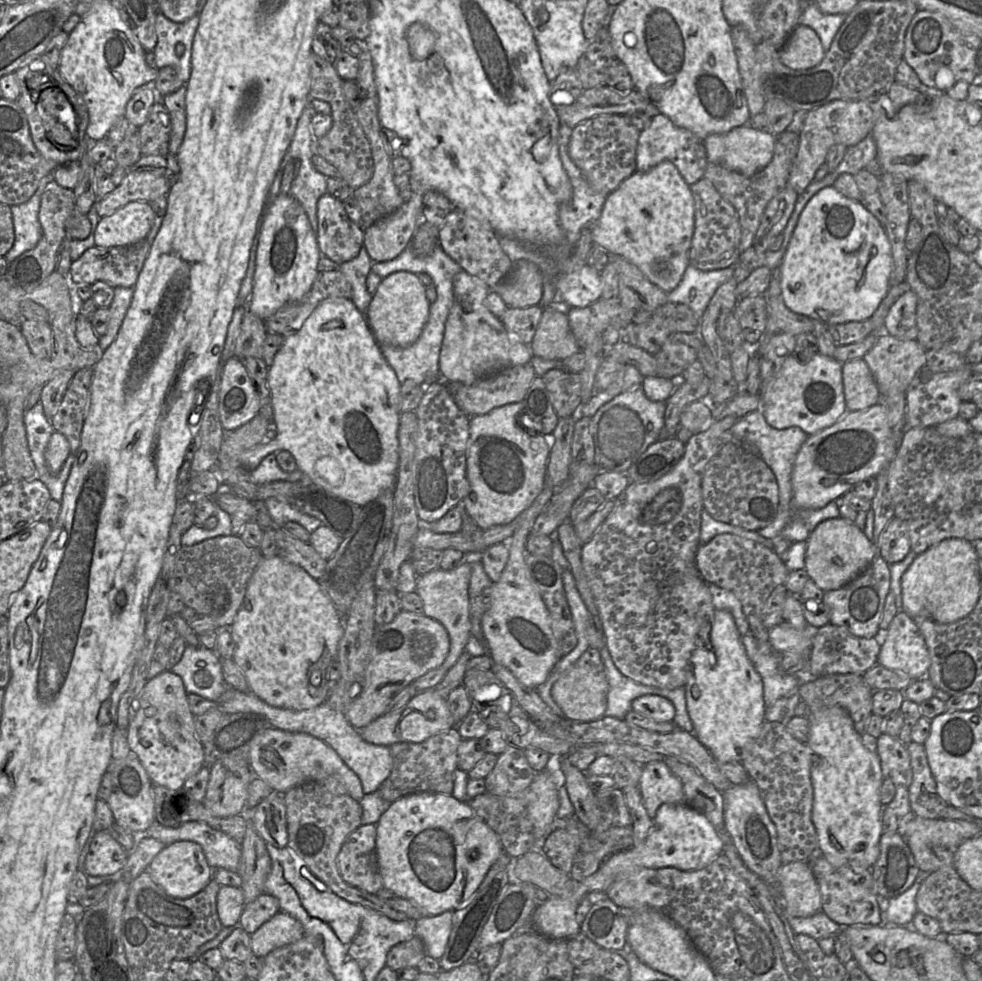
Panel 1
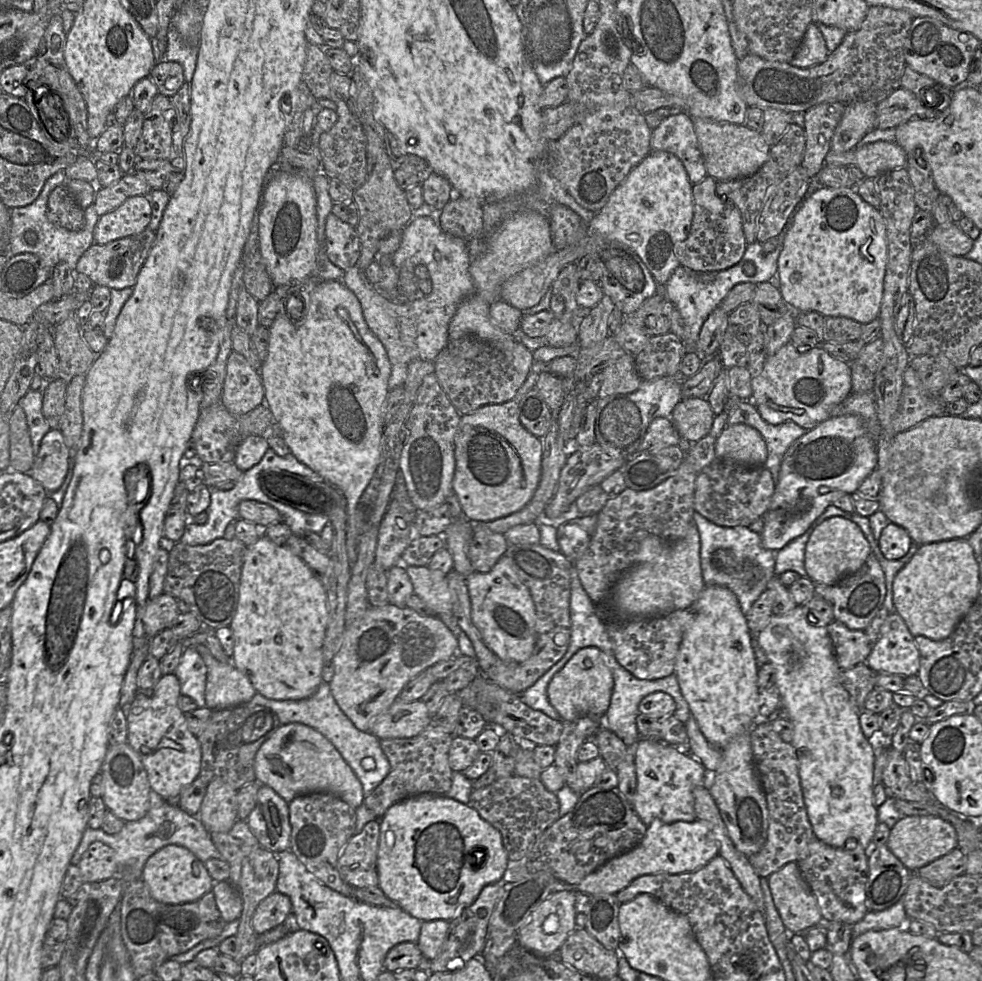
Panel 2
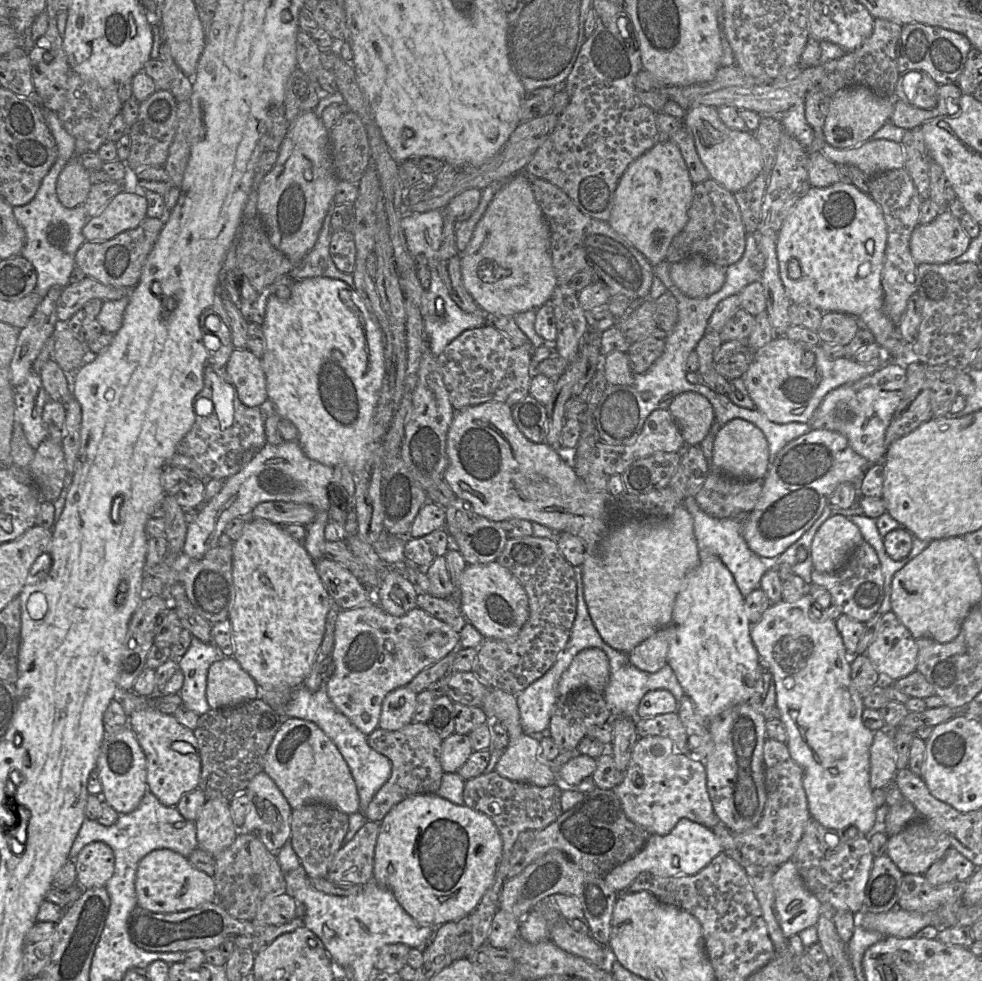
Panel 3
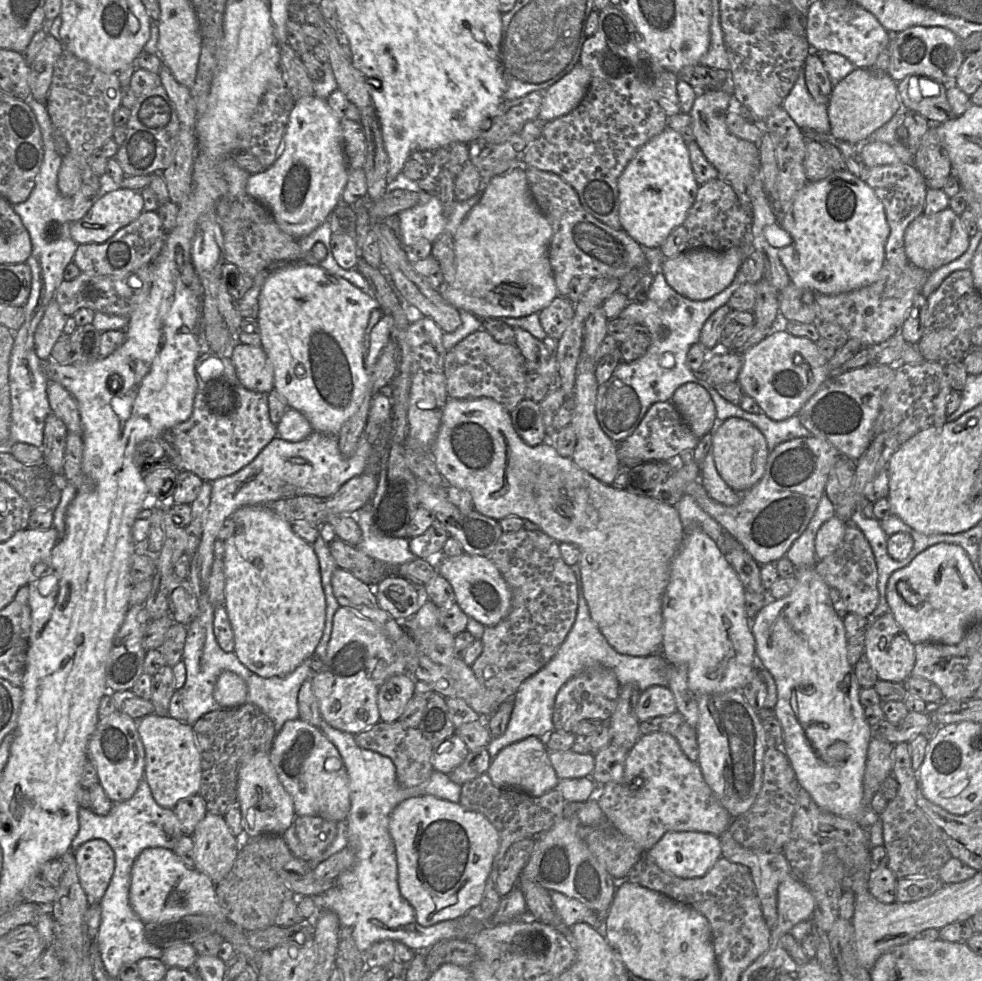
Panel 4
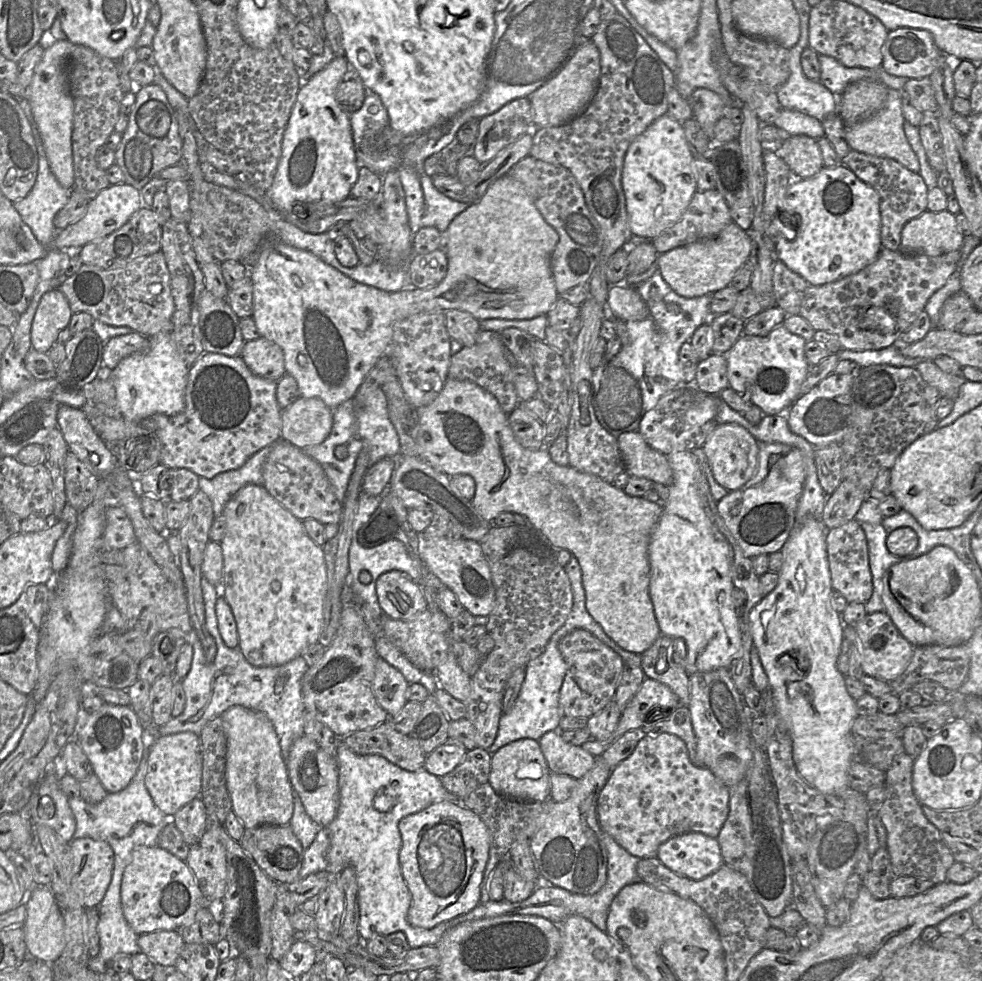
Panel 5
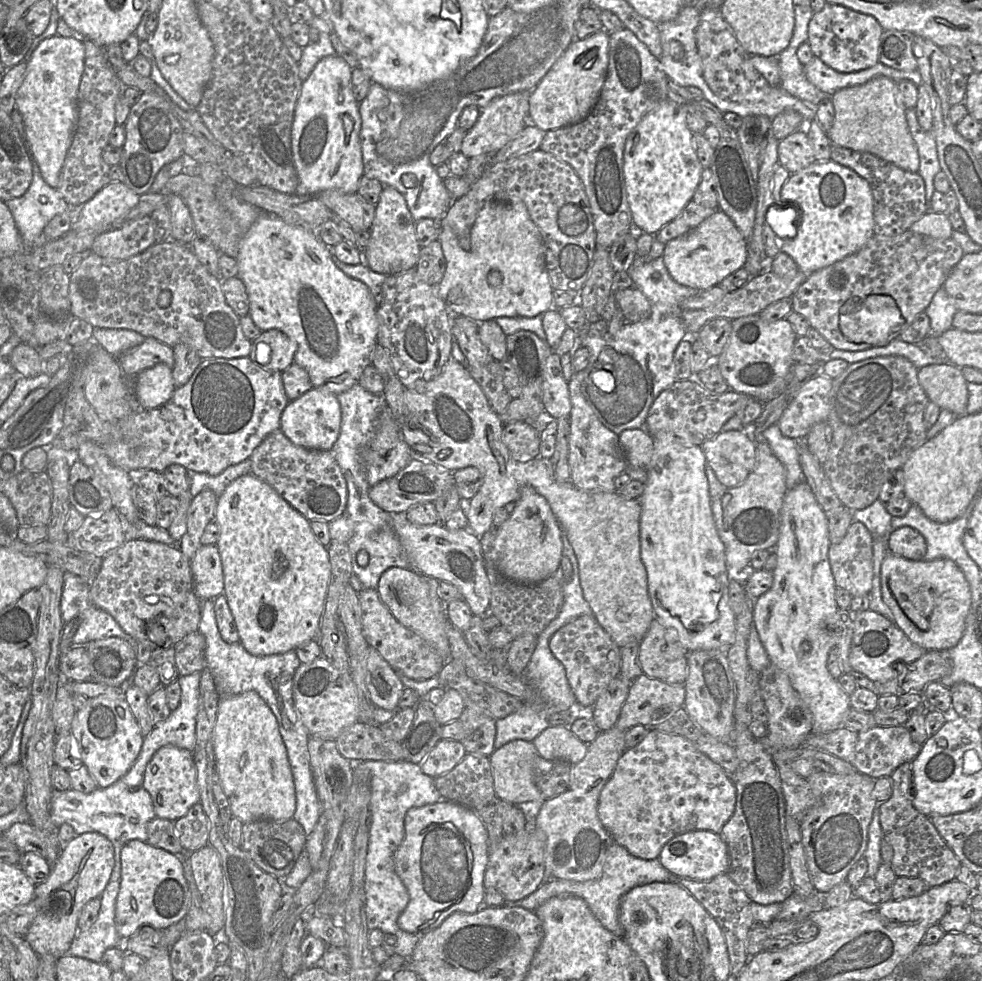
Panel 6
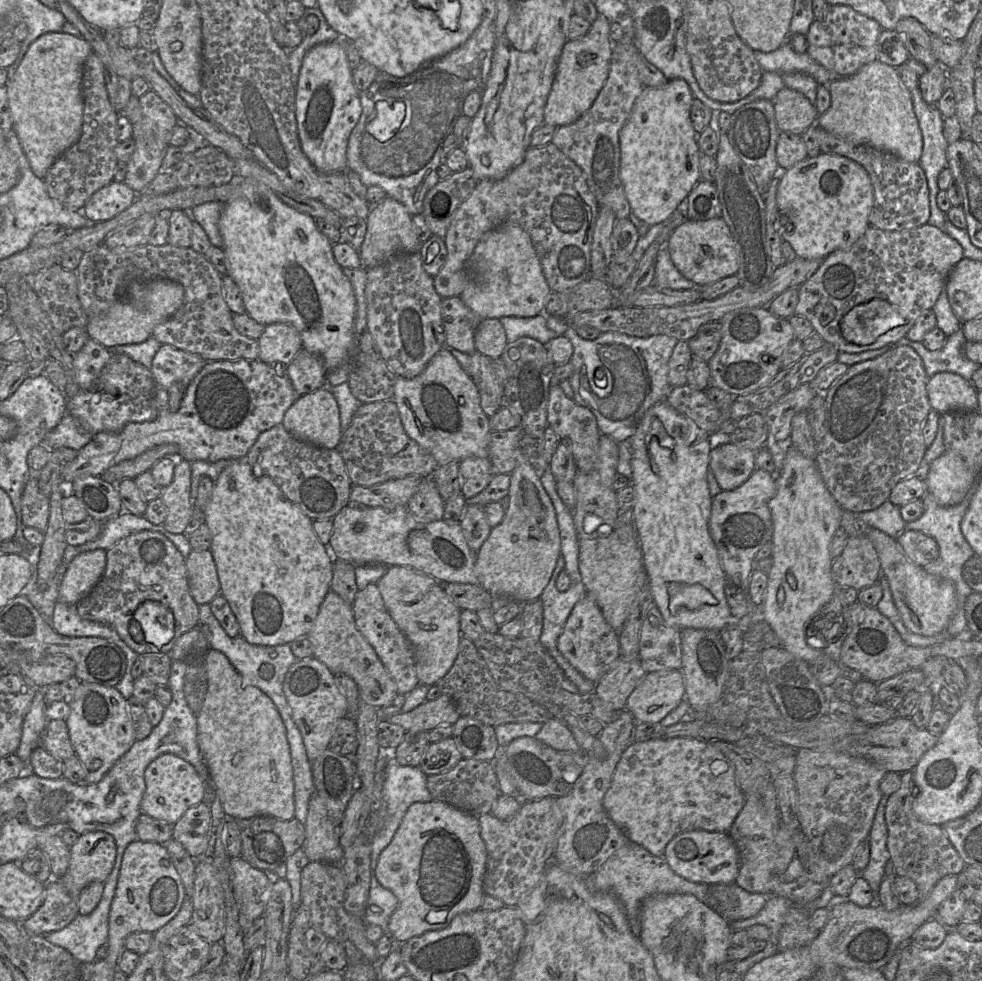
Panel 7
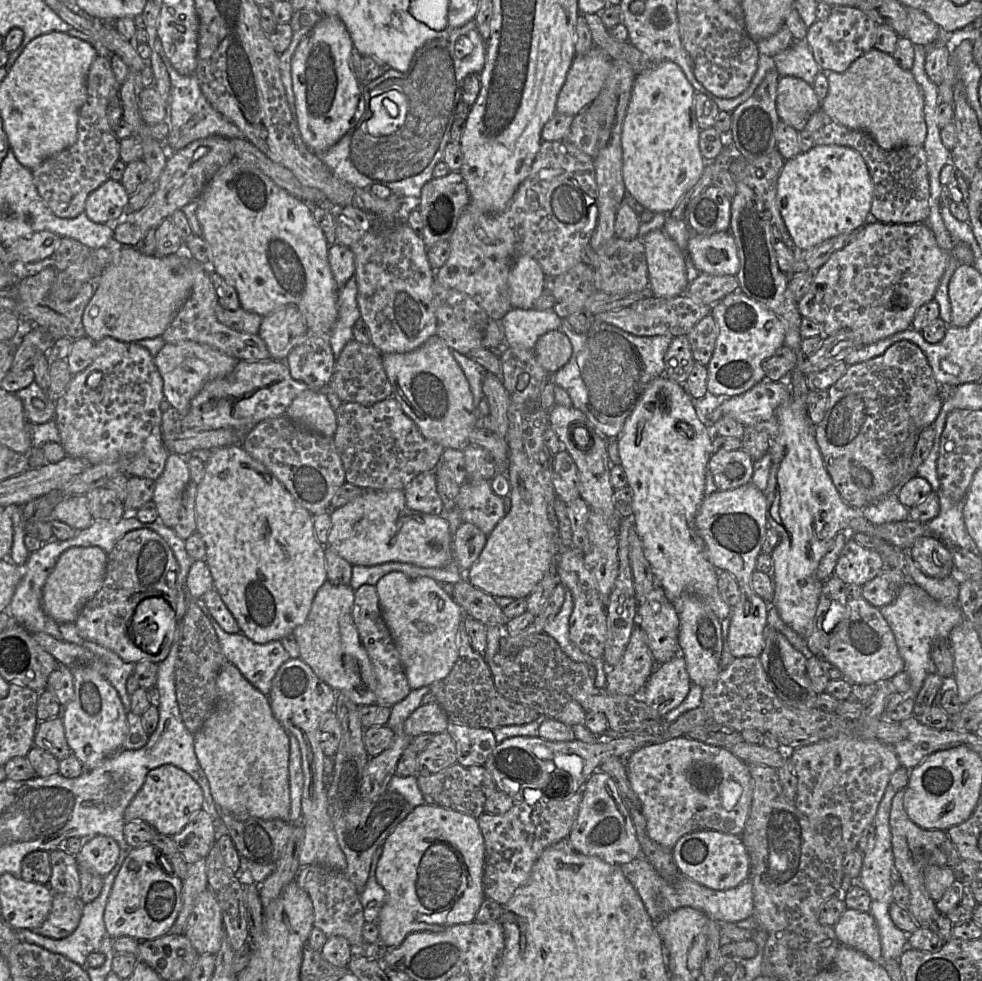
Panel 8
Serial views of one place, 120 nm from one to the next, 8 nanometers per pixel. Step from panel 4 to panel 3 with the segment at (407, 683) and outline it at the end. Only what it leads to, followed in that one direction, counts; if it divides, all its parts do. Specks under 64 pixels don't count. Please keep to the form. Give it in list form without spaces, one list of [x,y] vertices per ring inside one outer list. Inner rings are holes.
[[[408,686],[390,691],[382,702],[378,727],[394,731],[411,723],[416,708],[416,695]]]

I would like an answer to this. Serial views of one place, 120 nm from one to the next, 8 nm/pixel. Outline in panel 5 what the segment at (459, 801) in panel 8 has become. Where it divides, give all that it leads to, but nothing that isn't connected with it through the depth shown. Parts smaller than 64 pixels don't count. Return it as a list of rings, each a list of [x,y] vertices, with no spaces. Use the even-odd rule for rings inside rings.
[[[479,747],[468,750],[464,759],[451,772],[440,778],[443,787],[463,800],[478,786],[488,782],[491,755]]]

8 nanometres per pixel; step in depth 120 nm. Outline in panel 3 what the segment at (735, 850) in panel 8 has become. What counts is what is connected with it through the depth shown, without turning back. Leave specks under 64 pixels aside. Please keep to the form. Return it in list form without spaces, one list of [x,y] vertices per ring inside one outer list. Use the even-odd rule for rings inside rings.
[[[682,818],[668,834],[651,834],[645,846],[635,856],[612,869],[603,879],[610,889],[619,894],[643,872],[661,877],[694,875],[721,852],[721,844],[710,828]]]

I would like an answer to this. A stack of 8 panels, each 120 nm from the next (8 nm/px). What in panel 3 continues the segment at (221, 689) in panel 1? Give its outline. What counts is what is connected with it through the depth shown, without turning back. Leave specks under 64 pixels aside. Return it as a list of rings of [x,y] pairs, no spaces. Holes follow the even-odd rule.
[[[192,636],[188,650],[178,660],[179,669],[184,675],[183,686],[178,694],[183,705],[199,716],[211,709],[206,698],[209,667],[225,658],[228,657],[215,643],[204,643]]]

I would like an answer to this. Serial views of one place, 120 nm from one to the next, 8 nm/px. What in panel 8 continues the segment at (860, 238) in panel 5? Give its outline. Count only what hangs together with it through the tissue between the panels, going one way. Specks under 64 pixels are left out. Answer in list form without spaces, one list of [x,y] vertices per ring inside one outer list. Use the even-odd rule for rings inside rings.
[[[815,145],[808,152],[785,160],[776,197],[795,246],[805,250],[840,234],[860,230],[870,217],[873,182],[857,151],[838,145]]]

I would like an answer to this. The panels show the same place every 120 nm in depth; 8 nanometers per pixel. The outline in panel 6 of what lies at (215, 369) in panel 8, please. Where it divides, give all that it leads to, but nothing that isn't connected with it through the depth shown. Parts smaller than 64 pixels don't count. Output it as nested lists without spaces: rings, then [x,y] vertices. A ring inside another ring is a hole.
[[[145,337],[145,340],[118,358],[120,368],[127,378],[134,378],[138,373],[151,368],[158,363],[164,363],[173,368],[173,348],[152,337]]]

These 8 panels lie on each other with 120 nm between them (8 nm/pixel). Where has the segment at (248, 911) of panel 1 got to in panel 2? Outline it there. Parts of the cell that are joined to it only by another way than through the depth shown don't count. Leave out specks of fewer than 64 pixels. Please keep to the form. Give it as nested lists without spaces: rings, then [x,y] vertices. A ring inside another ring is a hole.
[[[274,891],[256,907],[251,925],[257,934],[262,934],[286,922],[292,914],[292,904],[288,896]]]

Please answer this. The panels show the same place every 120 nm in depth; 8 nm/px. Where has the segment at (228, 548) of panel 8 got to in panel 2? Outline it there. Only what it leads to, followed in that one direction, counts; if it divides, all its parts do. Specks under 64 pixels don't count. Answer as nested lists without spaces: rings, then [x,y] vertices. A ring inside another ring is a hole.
[[[264,535],[247,547],[237,609],[229,625],[234,637],[231,663],[249,678],[258,693],[274,700],[300,700],[314,694],[322,682],[322,646],[327,624],[326,589],[299,556],[286,545],[277,545]]]

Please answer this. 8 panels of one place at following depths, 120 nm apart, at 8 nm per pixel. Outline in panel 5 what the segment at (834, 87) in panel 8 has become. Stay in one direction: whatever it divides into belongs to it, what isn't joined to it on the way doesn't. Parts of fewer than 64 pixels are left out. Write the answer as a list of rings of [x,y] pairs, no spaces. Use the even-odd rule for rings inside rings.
[[[889,89],[886,101],[879,111],[855,125],[845,127],[846,141],[853,151],[871,156],[890,158],[899,162],[910,171],[919,173],[919,160],[905,136],[904,122],[902,92]]]

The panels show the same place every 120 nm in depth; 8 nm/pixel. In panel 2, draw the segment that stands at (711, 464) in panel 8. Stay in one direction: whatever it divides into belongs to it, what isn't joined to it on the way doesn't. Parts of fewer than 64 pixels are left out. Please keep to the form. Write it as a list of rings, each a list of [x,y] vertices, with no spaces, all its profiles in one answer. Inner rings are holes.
[[[746,424],[727,425],[716,438],[715,456],[747,465],[764,465],[767,447],[755,428]]]

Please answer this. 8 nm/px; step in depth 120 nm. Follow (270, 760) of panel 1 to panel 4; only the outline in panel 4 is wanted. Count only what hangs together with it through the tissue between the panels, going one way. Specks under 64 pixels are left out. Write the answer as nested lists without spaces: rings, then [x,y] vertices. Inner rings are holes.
[[[300,718],[286,721],[276,734],[269,756],[293,800],[296,815],[319,816],[337,823],[346,819],[351,807],[348,773],[337,748],[319,728]]]

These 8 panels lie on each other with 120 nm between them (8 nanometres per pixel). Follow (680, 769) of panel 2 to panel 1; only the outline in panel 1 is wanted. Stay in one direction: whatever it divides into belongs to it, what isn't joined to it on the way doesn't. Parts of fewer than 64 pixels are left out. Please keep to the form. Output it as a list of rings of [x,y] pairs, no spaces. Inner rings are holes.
[[[663,761],[649,762],[643,766],[639,782],[639,790],[644,808],[649,818],[655,818],[658,808],[664,803],[682,803],[684,793],[682,783]]]

